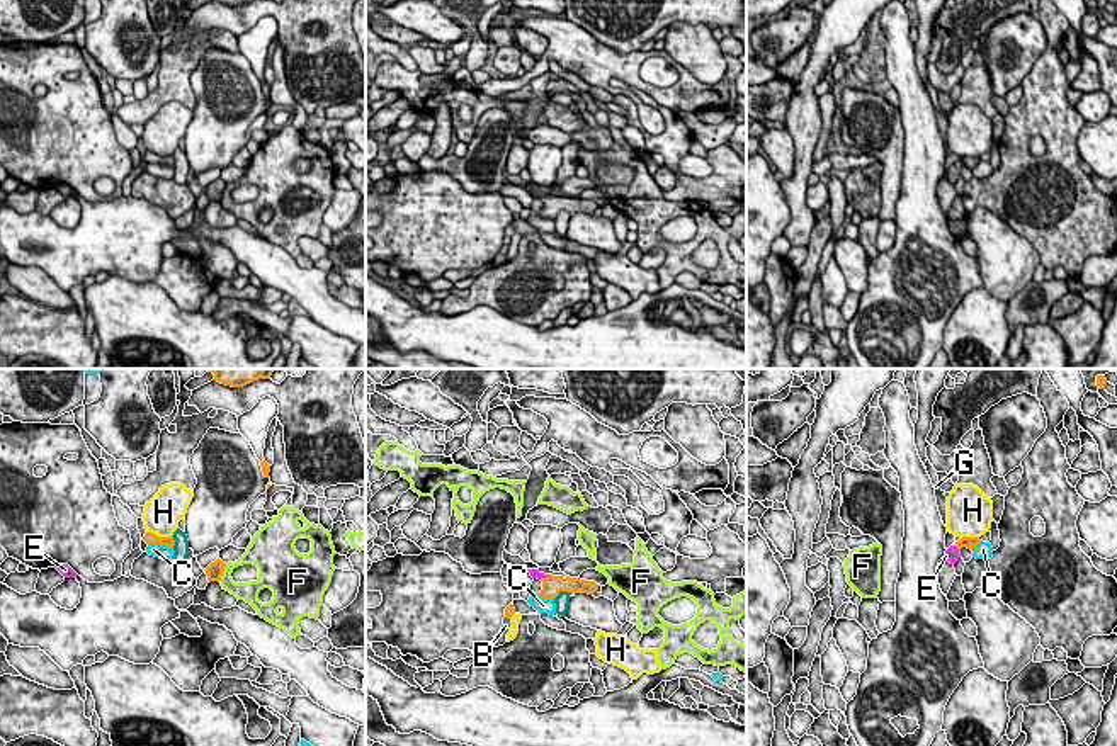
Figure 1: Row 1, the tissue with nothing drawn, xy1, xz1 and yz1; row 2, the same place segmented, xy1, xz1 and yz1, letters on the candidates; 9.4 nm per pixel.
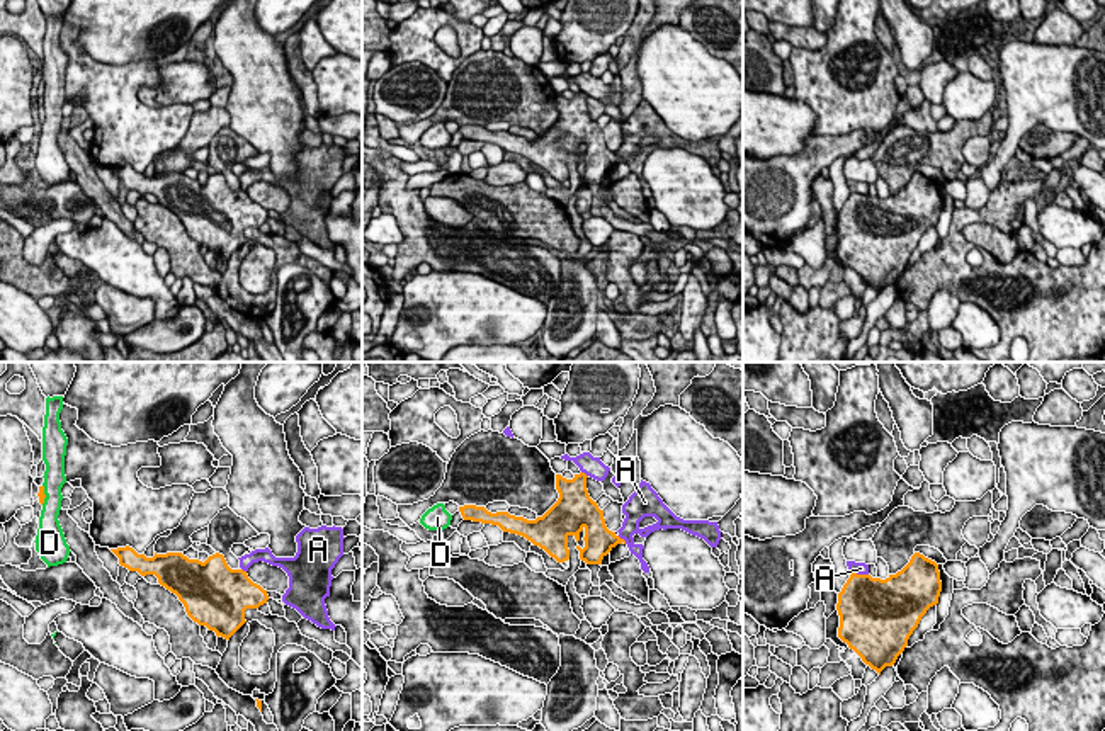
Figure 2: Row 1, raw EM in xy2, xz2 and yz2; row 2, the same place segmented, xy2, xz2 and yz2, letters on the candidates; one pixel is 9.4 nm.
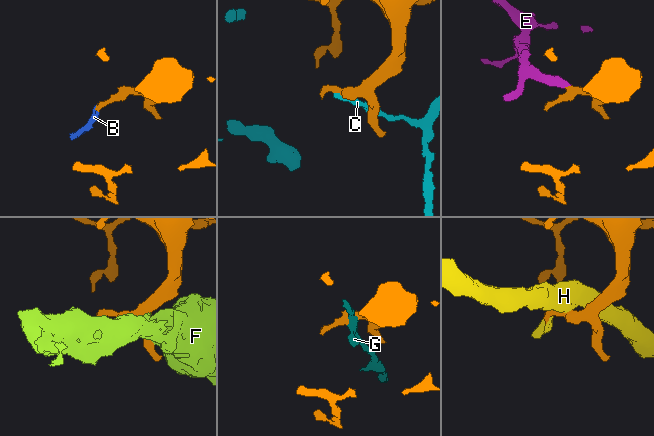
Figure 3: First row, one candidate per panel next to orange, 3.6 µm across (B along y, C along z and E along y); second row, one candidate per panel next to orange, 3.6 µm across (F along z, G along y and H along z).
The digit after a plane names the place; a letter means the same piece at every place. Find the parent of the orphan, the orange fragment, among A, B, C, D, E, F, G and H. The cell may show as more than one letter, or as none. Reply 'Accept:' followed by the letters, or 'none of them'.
Accept: B, E

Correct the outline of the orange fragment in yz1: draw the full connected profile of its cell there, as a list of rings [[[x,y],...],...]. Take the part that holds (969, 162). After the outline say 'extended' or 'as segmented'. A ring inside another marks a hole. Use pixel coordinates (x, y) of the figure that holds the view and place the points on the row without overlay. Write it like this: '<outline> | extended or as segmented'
[[[962,156],[961,160],[957,160],[954,165],[950,165],[947,170],[945,170],[945,178],[950,182],[950,184],[955,184],[961,177],[961,168],[962,167],[967,167],[967,168],[974,168],[976,165],[979,163],[979,158],[978,156]]] | extended

